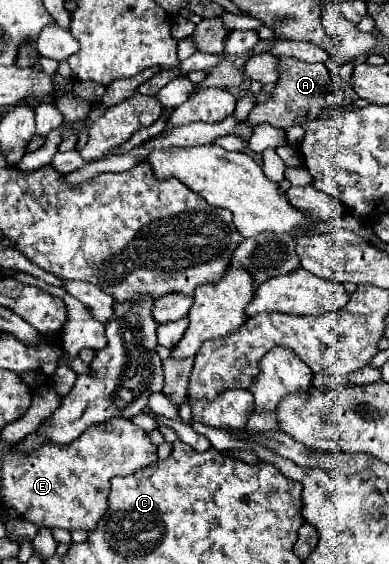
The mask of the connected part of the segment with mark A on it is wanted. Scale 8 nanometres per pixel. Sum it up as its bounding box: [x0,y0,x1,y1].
[247,57,343,129]

